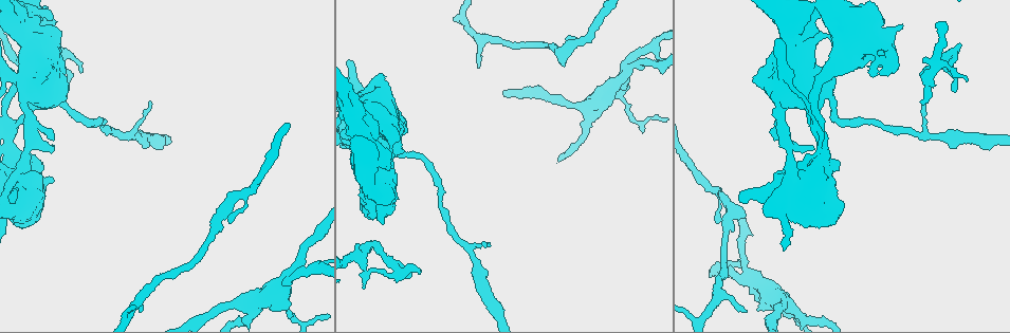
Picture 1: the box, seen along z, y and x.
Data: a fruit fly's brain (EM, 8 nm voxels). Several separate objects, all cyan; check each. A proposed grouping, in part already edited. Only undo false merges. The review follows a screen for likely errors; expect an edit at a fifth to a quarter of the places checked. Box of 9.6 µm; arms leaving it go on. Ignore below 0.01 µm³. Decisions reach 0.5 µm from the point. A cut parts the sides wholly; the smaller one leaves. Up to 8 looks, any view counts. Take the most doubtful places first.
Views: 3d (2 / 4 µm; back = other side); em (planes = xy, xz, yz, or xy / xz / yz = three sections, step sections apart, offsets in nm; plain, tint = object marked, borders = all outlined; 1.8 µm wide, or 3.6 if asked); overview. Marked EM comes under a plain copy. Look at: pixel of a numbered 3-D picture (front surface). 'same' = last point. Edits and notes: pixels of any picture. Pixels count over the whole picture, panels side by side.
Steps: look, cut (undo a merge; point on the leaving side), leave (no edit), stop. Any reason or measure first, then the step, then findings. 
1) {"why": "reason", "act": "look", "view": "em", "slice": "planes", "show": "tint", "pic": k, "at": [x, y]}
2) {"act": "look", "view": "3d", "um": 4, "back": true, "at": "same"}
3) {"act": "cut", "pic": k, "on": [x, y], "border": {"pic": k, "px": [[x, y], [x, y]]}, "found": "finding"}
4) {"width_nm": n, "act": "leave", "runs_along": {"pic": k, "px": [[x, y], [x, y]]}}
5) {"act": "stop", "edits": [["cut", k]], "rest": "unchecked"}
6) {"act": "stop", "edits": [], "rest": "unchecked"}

{"why": "branch point", "act": "look", "view": "em", "slice": "xz", "step": 4, "show": "tint", "pic": 1, "at": [927, 73]}

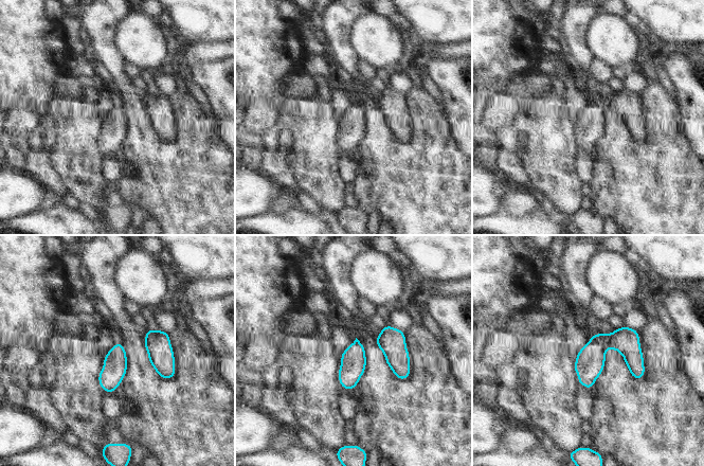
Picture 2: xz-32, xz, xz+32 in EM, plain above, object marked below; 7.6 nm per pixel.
{"why": "another direction", "act": "look", "view": "em", "slice": "xy", "step": 4, "show": "tint", "at": "same"}

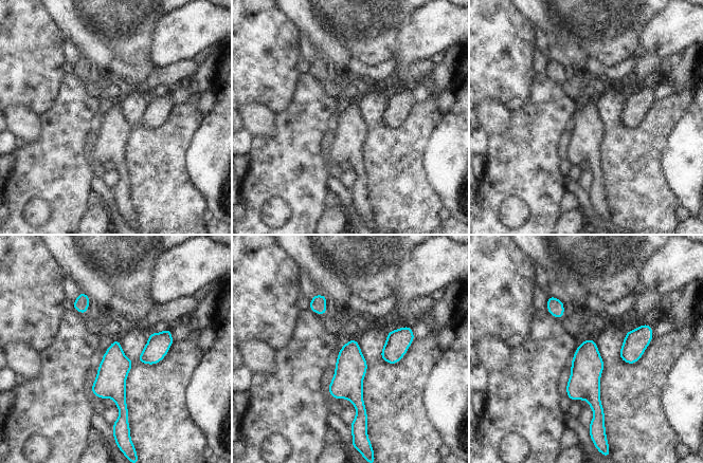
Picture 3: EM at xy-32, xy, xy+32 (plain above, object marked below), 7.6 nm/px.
{"act": "leave", "found": "one neuron here"}

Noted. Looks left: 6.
{"why": "thin neck", "act": "look", "view": "3d", "um": 4, "pic": 1, "at": [784, 78]}

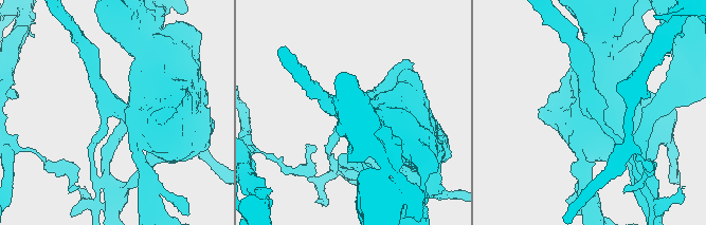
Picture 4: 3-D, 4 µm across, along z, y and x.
{"act": "look", "view": "em", "um": 3.6, "slice": "xy", "step": 4, "show": "borders", "pic": 4, "at": [132, 114]}

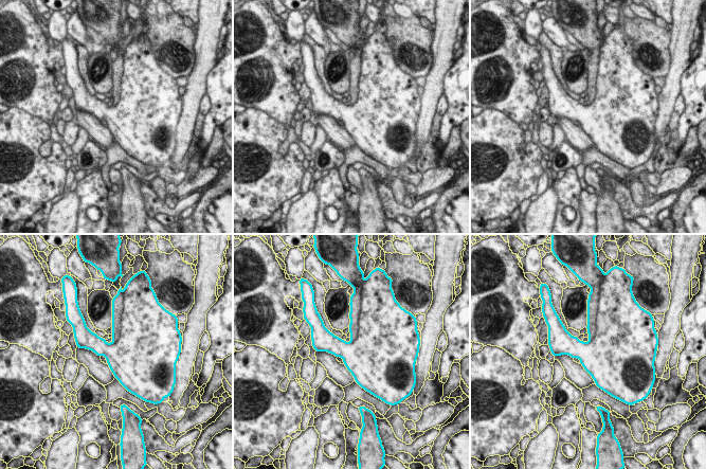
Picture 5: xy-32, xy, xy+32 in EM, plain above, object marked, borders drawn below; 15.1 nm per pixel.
{"width_nm": 600, "act": "cut", "pic": 5, "on": [136, 326], "border": {"pic": 5, "px": [[122, 317], [121, 336], [112, 342]]}, "found": "two neurons meet here"}

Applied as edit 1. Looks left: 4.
{"act": "look", "view": "overview"}

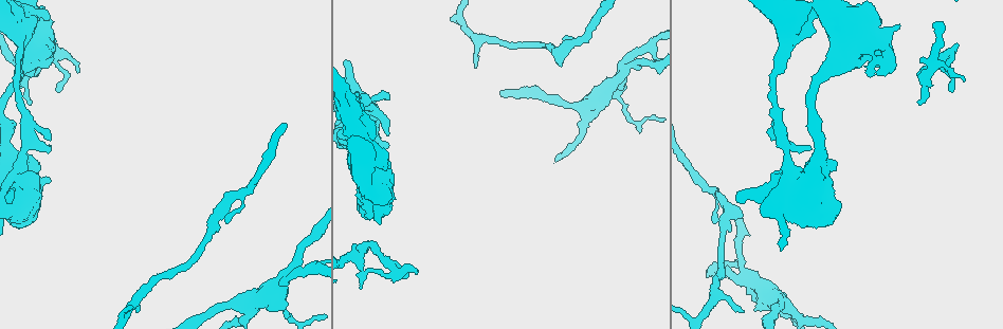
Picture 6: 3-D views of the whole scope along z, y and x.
{"why": "thin arm on a thick one", "act": "look", "view": "em", "slice": "yz", "step": 16, "show": "tint", "pic": 6, "at": [273, 291]}

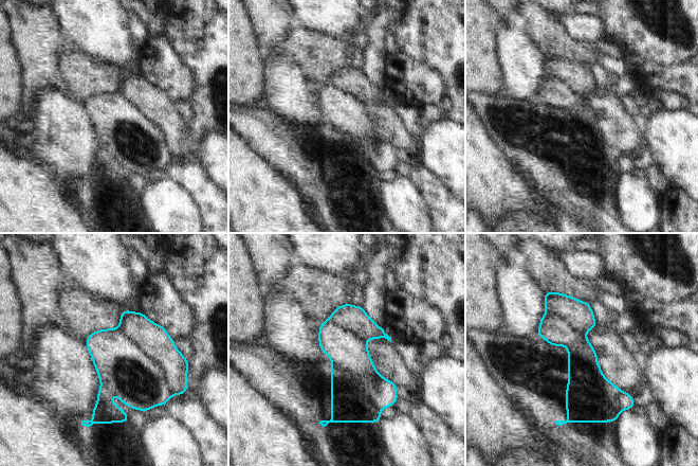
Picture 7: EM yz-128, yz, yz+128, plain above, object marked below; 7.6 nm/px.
{"act": "cut", "pic": 7, "on": [152, 338], "border": {"pic": 7, "px": [[118, 326], [162, 368], [170, 390]]}, "found": "a second neuron is stuck on"}

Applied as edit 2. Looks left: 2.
{"act": "stop", "edits": [["cut", 5], ["cut", 7]], "rest": "unchecked"}

